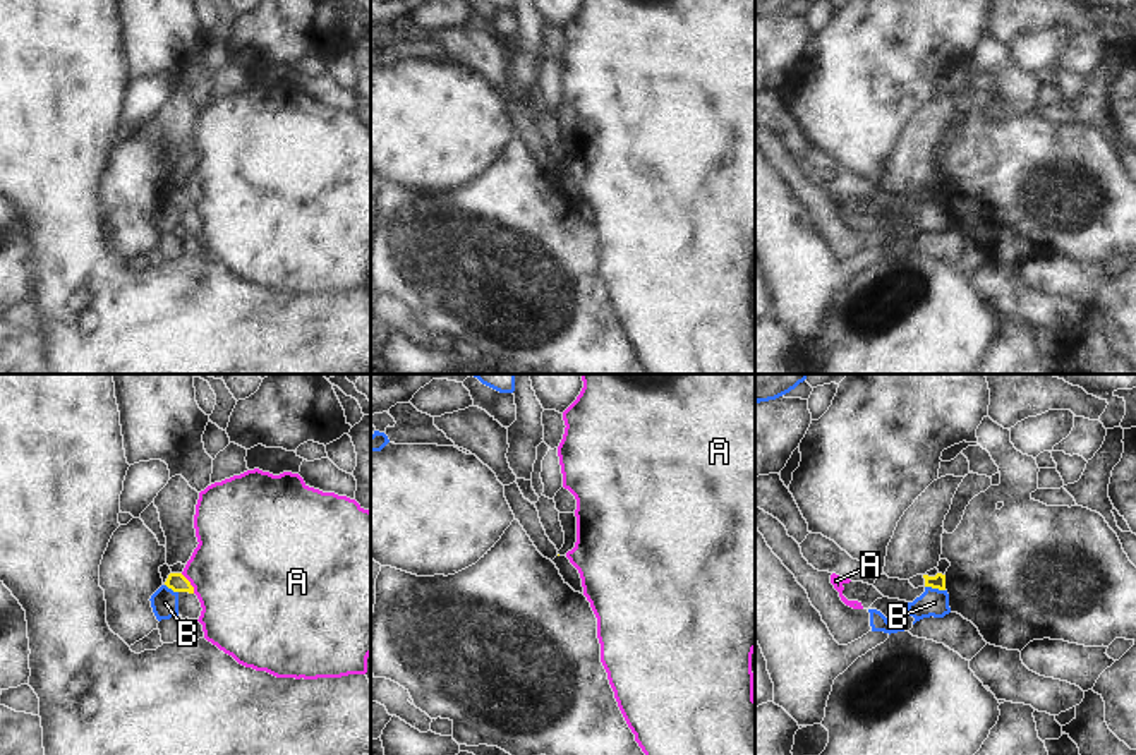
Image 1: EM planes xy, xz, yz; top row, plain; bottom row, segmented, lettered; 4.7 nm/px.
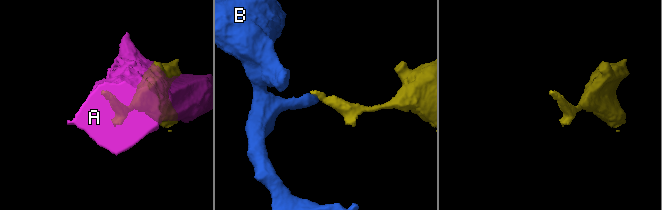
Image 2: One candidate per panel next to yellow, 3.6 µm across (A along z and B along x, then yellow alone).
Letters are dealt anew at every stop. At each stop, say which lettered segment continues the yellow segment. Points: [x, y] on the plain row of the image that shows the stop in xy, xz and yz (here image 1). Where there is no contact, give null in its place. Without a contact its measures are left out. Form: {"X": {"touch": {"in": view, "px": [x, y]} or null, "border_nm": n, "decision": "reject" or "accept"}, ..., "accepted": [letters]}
{"A": {"touch": {"in": "xy", "px": [189, 199]}, "border_nm": 120, "decision": "reject"}, "B": {"touch": {"in": "yz", "px": [936, 203]}, "border_nm": 100, "decision": "reject"}, "accepted": []}

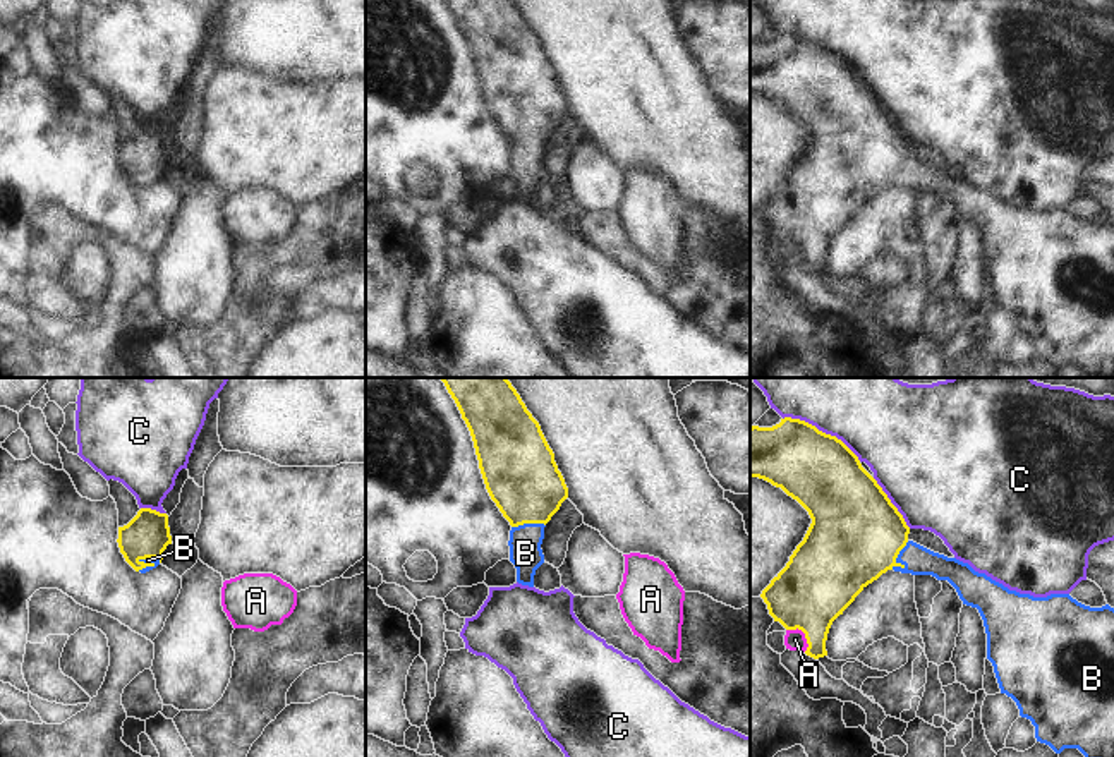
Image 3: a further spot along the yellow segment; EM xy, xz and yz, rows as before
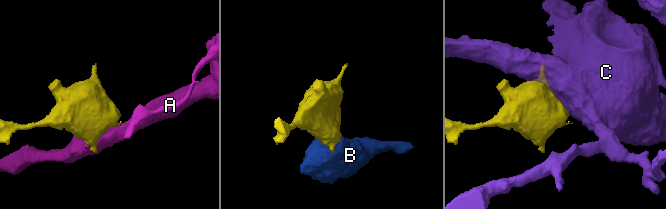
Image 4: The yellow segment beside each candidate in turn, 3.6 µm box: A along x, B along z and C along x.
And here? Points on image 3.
{"A": {"touch": {"in": "yz", "px": [804, 248]}, "border_nm": 140, "decision": "reject"}, "B": {"touch": {"in": "yz", "px": [898, 169]}, "border_nm": 160, "decision": "accept"}, "C": {"touch": {"in": "yz", "px": [821, 47]}, "border_nm": 420, "decision": "reject"}, "accepted": ["B"]}

